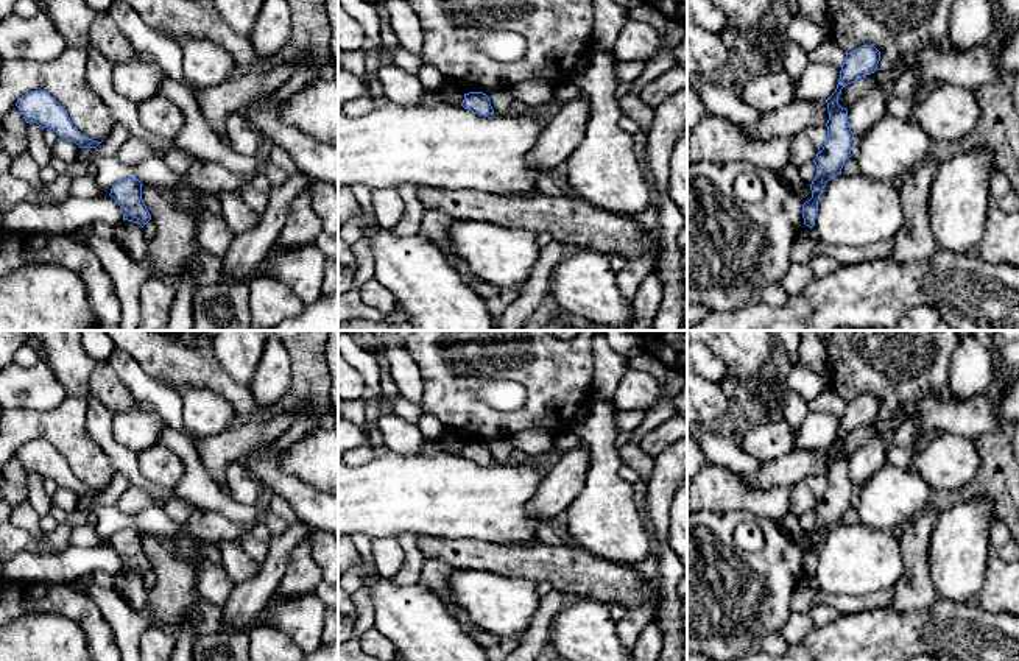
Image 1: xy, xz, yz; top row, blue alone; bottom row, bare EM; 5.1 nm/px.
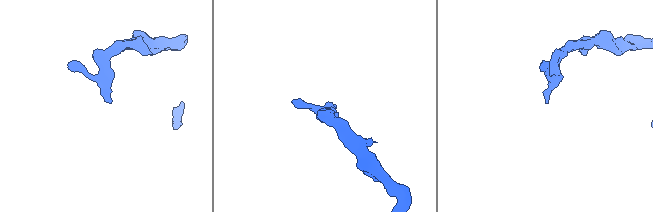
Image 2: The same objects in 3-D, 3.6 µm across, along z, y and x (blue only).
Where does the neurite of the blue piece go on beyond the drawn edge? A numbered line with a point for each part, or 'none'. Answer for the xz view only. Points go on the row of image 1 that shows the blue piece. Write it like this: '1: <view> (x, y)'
none

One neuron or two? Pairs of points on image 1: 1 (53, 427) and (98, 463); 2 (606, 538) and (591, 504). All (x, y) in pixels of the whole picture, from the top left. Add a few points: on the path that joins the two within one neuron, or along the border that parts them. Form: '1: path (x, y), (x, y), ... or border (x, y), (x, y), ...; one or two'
1: path (64, 434), (88, 457); one
2: path (606, 530), (605, 518), (599, 512); one

